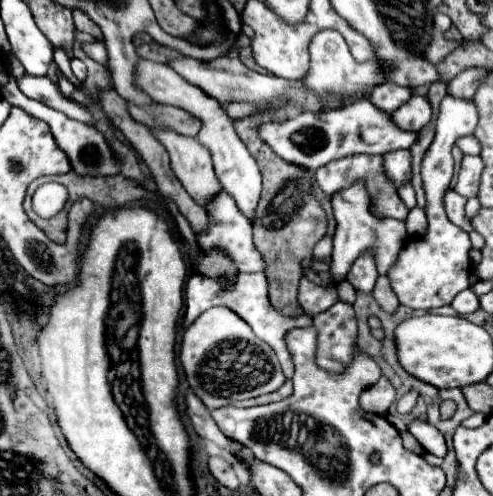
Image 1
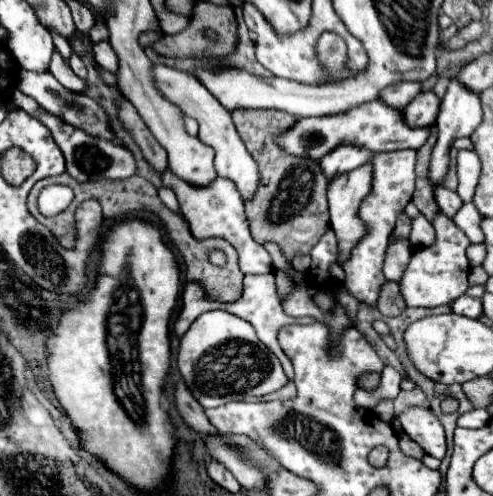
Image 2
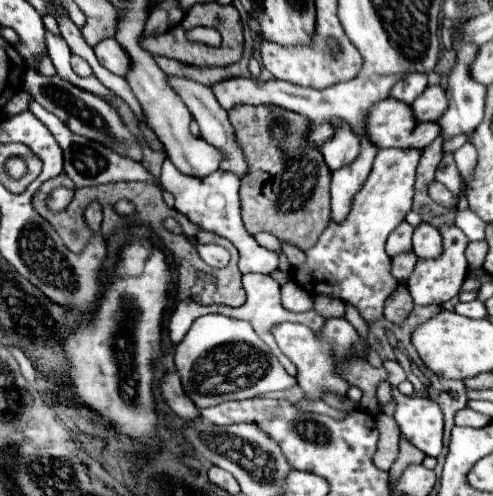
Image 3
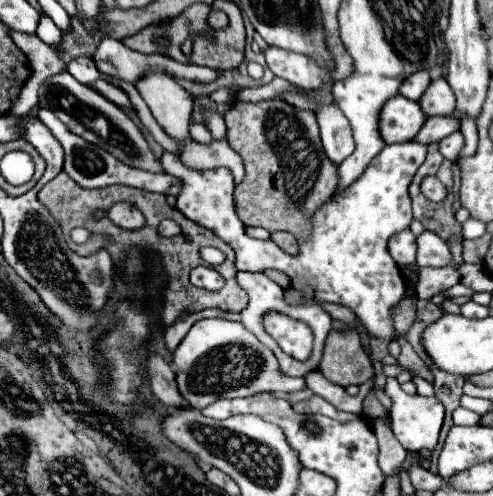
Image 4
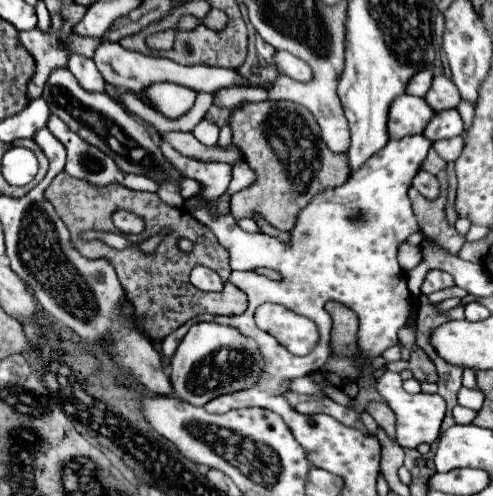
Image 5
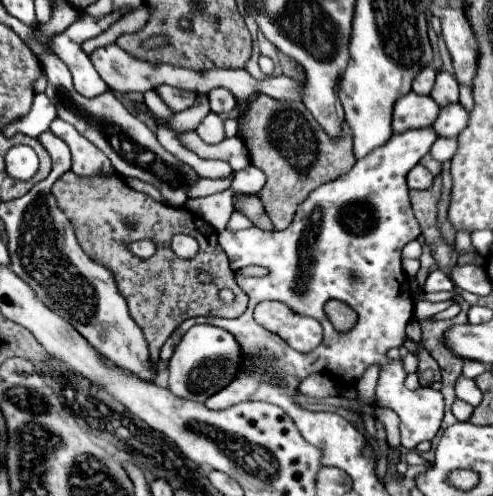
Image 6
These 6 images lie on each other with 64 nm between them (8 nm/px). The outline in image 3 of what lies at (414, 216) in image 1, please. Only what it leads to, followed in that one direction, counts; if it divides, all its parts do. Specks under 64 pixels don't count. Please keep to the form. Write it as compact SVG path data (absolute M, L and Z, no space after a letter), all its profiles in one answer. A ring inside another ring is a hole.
M420 224L420 226L414 230L412 244L414 244L414 254L416 254L420 260L436 258L436 256L440 256L440 252L442 252L442 236L440 236L440 232L438 232L434 226L430 226L430 224Z

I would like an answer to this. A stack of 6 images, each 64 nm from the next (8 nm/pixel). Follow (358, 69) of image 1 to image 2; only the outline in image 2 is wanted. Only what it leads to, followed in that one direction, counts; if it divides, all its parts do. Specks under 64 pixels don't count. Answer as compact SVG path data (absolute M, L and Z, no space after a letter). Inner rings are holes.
M324 32L316 44L316 52L328 72L334 74L332 80L344 80L352 76L346 70L346 44L340 36L336 36L334 32Z

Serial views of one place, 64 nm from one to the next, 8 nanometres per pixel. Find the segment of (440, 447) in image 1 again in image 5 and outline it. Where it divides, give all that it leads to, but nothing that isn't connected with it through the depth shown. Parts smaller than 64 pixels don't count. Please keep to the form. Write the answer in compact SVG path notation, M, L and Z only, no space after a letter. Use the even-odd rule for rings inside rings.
M386 370L378 380L376 380L376 388L380 388L382 398L386 400L386 404L394 410L396 414L396 438L400 440L402 448L416 448L422 442L432 444L438 434L440 434L440 424L446 412L446 402L440 394L426 394L426 392L418 392L418 394L408 394L402 388L402 378L398 372L390 372Z

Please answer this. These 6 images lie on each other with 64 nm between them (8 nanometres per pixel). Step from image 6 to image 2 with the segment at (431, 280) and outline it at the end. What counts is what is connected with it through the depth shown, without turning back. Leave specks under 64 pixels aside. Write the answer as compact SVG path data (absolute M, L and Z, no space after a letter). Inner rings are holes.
M438 214L432 224L436 230L436 244L430 248L416 248L412 254L412 260L400 280L400 292L402 292L408 306L434 308L434 306L450 304L458 296L462 296L468 288L466 278L470 272L470 264L466 258L466 248L470 246L470 240L444 214Z

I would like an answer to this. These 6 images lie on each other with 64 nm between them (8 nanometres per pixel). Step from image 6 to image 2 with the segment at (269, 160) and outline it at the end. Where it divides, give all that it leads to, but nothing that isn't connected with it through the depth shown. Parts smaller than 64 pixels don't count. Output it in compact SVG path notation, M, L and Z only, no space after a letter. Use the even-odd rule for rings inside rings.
M234 110L232 112L234 126L246 144L246 150L256 160L260 170L260 182L252 196L246 200L246 218L250 222L252 238L258 244L266 240L276 242L288 260L294 254L308 254L322 234L330 228L330 212L328 212L328 178L320 172L320 162L312 158L292 156L284 152L276 144L276 136L280 132L288 132L292 124L296 124L296 116L282 110Z

